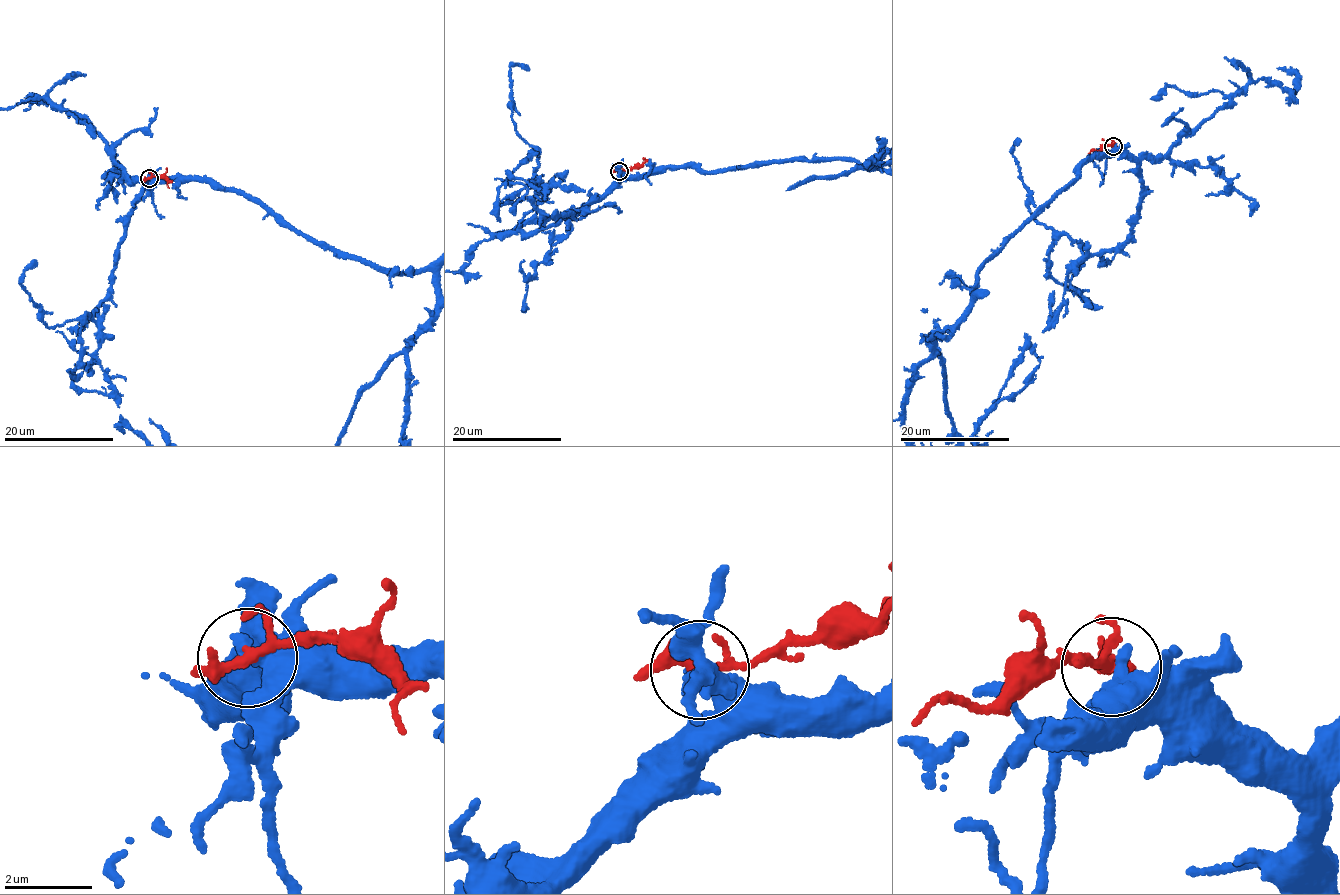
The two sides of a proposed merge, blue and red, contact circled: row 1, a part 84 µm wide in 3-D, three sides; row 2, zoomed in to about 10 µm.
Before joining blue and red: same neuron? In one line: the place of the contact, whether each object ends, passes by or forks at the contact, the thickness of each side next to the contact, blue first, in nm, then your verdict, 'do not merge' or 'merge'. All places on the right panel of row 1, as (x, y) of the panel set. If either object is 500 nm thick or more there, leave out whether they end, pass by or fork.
(1113, 146) | 500/200 nm | do not merge

